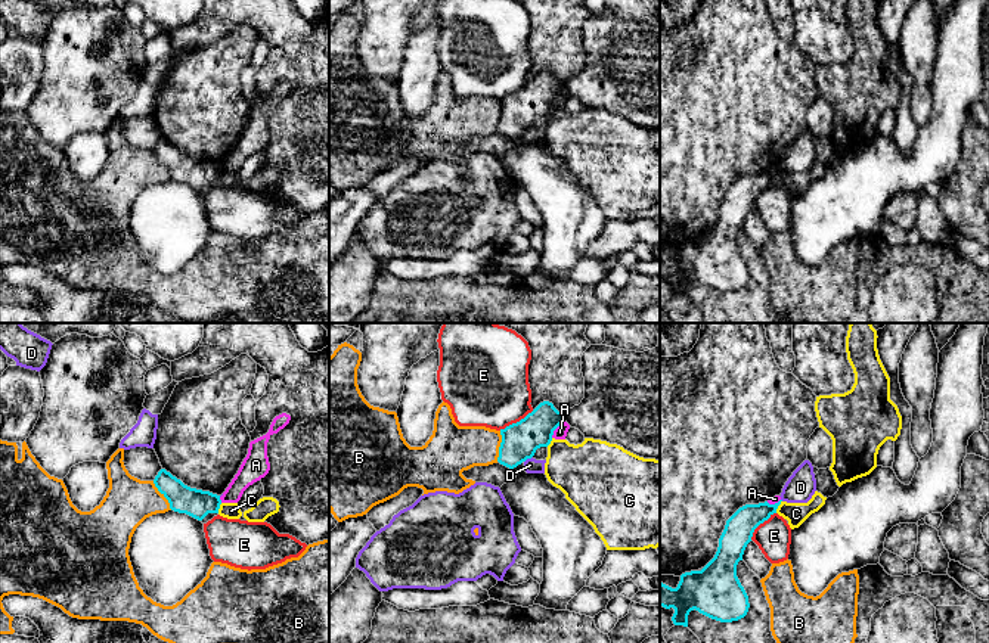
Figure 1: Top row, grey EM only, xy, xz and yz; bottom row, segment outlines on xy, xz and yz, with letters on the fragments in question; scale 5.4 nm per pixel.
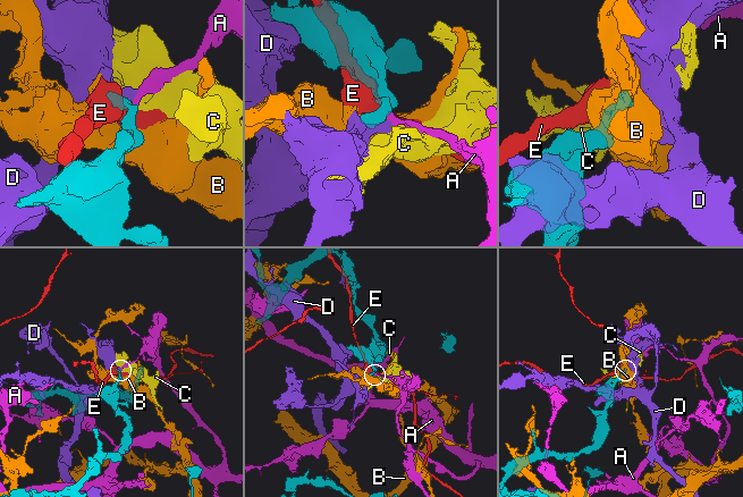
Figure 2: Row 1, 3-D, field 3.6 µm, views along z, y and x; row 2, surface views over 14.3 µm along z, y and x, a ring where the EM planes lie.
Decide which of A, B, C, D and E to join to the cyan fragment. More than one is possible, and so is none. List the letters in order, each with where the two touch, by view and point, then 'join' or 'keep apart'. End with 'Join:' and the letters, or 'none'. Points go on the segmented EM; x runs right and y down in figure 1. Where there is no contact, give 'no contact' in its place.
A: meets cyan in xz at (555, 428); keep apart
B: meets cyan in xy at (164, 496); keep apart
C: meets cyan in yz at (778, 505); keep apart
D: meets cyan in xz at (527, 457); keep apart
E: meets cyan in xz at (517, 422); keep apart
Join: none

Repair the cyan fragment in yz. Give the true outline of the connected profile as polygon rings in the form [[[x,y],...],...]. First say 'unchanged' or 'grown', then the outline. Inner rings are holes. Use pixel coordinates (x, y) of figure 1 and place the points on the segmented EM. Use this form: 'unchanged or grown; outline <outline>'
unchanged; outline [[[782,500],[775,504],[765,501],[740,507],[726,521],[725,529],[719,538],[717,552],[701,571],[682,574],[676,588],[660,583],[660,606],[675,609],[672,616],[675,625],[688,627],[688,615],[694,609],[720,622],[738,621],[747,615],[750,608],[748,596],[737,577],[737,565],[742,560],[744,550],[751,541],[754,529],[776,513],[781,501]]]

